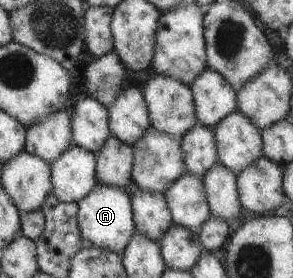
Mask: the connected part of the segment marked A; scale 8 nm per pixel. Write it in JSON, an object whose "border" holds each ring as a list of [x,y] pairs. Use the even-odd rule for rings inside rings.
{"border":[[[94,184],[88,195],[76,203],[77,226],[82,243],[100,247],[120,256],[136,233],[129,199],[130,195],[125,191],[112,186]]]}

